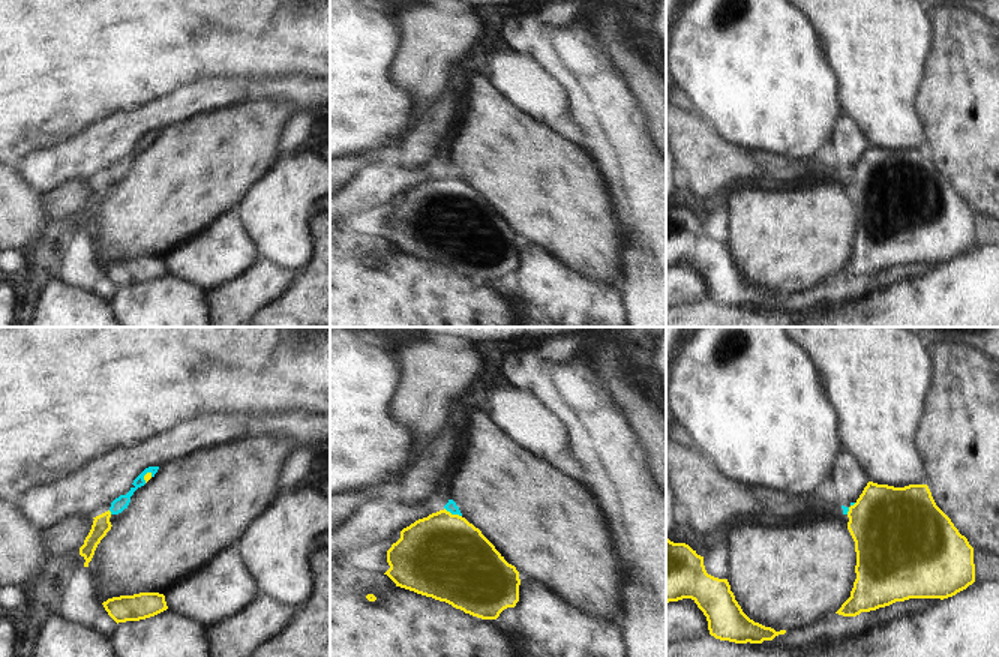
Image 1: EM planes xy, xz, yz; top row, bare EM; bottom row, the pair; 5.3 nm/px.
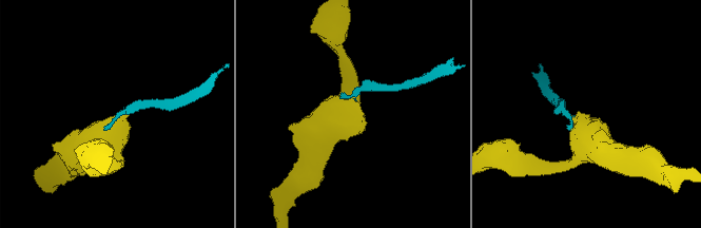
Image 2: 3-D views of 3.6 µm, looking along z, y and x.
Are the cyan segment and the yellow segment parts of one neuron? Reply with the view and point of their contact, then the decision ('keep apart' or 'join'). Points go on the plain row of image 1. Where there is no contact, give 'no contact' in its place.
contact xz (453, 177); join

